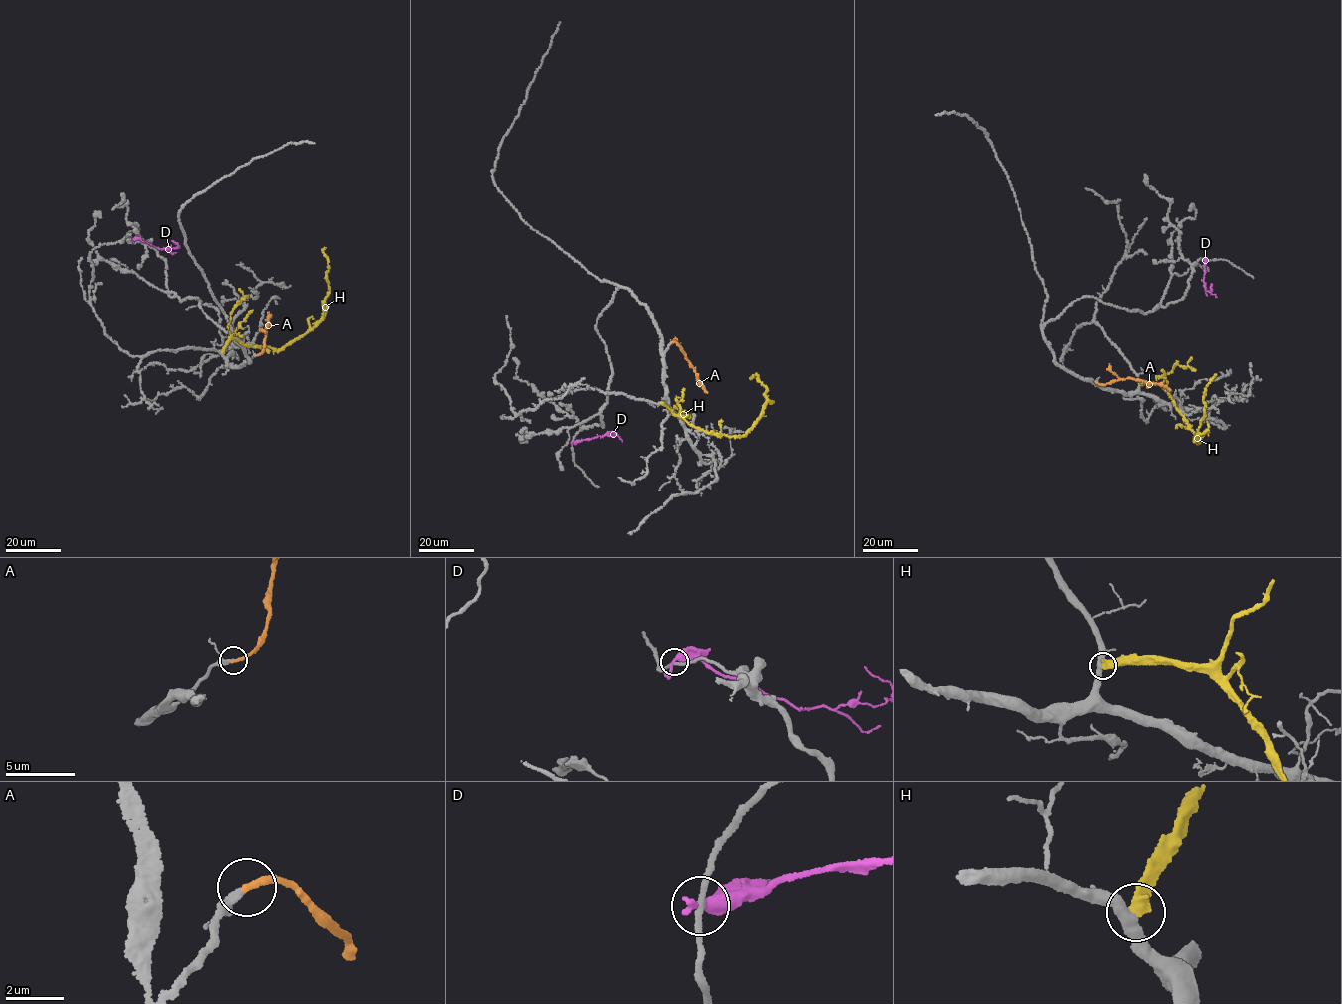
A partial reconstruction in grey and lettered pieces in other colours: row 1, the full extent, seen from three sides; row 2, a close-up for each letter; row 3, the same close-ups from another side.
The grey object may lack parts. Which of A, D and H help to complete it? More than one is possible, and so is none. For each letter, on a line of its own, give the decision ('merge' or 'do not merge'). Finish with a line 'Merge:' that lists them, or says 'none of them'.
A: merge
D: do not merge
H: do not merge
Merge: A

